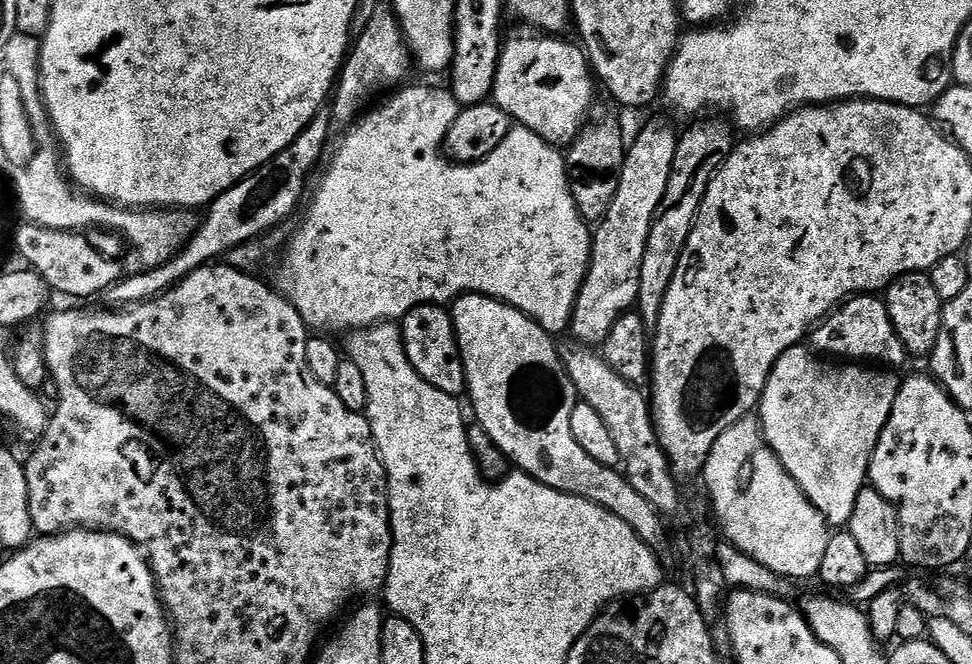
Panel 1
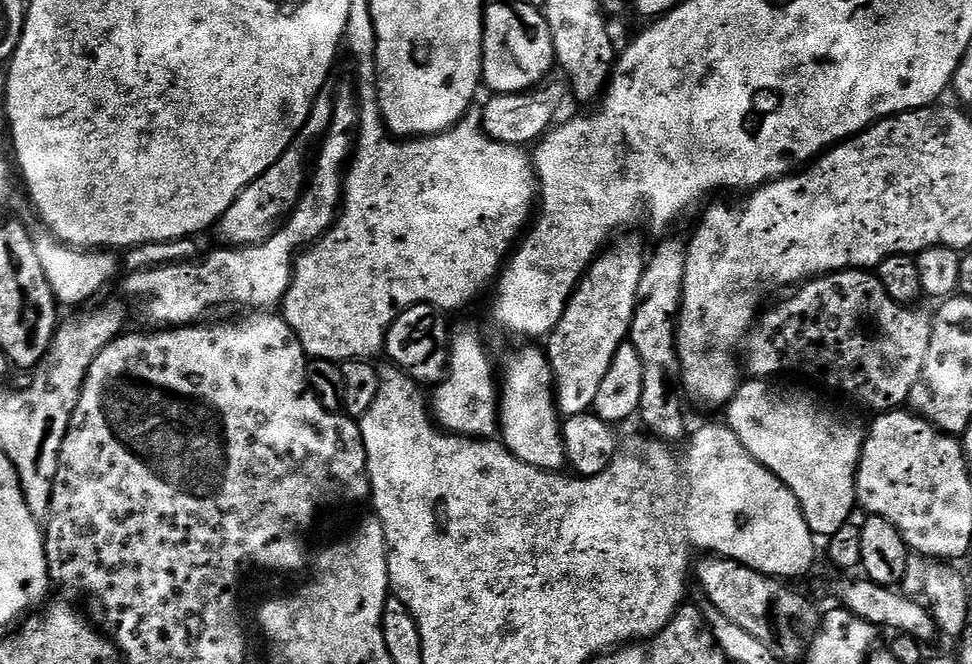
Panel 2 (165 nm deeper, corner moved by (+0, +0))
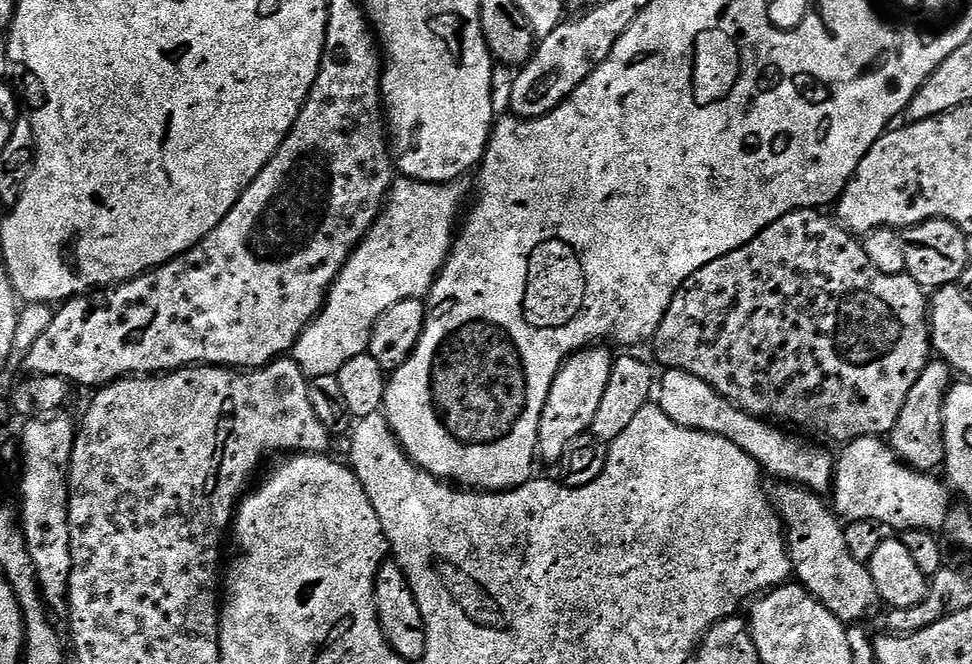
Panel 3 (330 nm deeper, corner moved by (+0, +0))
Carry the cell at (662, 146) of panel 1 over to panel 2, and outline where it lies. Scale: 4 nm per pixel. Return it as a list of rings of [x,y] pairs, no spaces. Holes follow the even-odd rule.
[[[623,236],[609,243],[580,277],[558,326],[552,329],[546,340],[546,355],[552,367],[556,390],[556,406],[565,417],[577,416],[592,408],[594,398],[598,398],[598,390],[606,379],[606,370],[610,370],[614,354],[618,354],[618,346],[628,340],[638,298],[638,282],[642,282],[644,273],[646,251],[638,237]]]

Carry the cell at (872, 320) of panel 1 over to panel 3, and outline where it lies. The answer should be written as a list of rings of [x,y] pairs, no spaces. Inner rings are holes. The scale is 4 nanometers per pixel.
[[[800,208],[797,212],[786,214],[778,218],[778,222],[766,226],[766,230],[746,242],[746,246],[730,250],[730,254],[714,258],[714,262],[706,262],[702,270],[694,270],[694,274],[690,274],[690,278],[686,278],[686,282],[674,294],[656,335],[650,341],[650,347],[657,362],[661,364],[661,369],[686,370],[686,374],[702,378],[702,382],[706,382],[719,396],[738,405],[743,412],[749,412],[752,416],[771,418],[785,425],[793,424],[788,426],[793,429],[801,428],[796,429],[801,433],[813,432],[816,436],[825,436],[828,440],[840,440],[839,442],[867,436],[884,438],[891,433],[894,422],[898,422],[898,414],[902,414],[906,394],[910,394],[914,382],[918,382],[918,374],[922,374],[933,355],[930,300],[925,289],[920,288],[918,282],[914,282],[914,278],[907,274],[882,274],[882,270],[875,268],[870,258],[866,258],[863,243],[839,220],[831,215],[823,216],[824,214],[823,211],[811,208]]]

